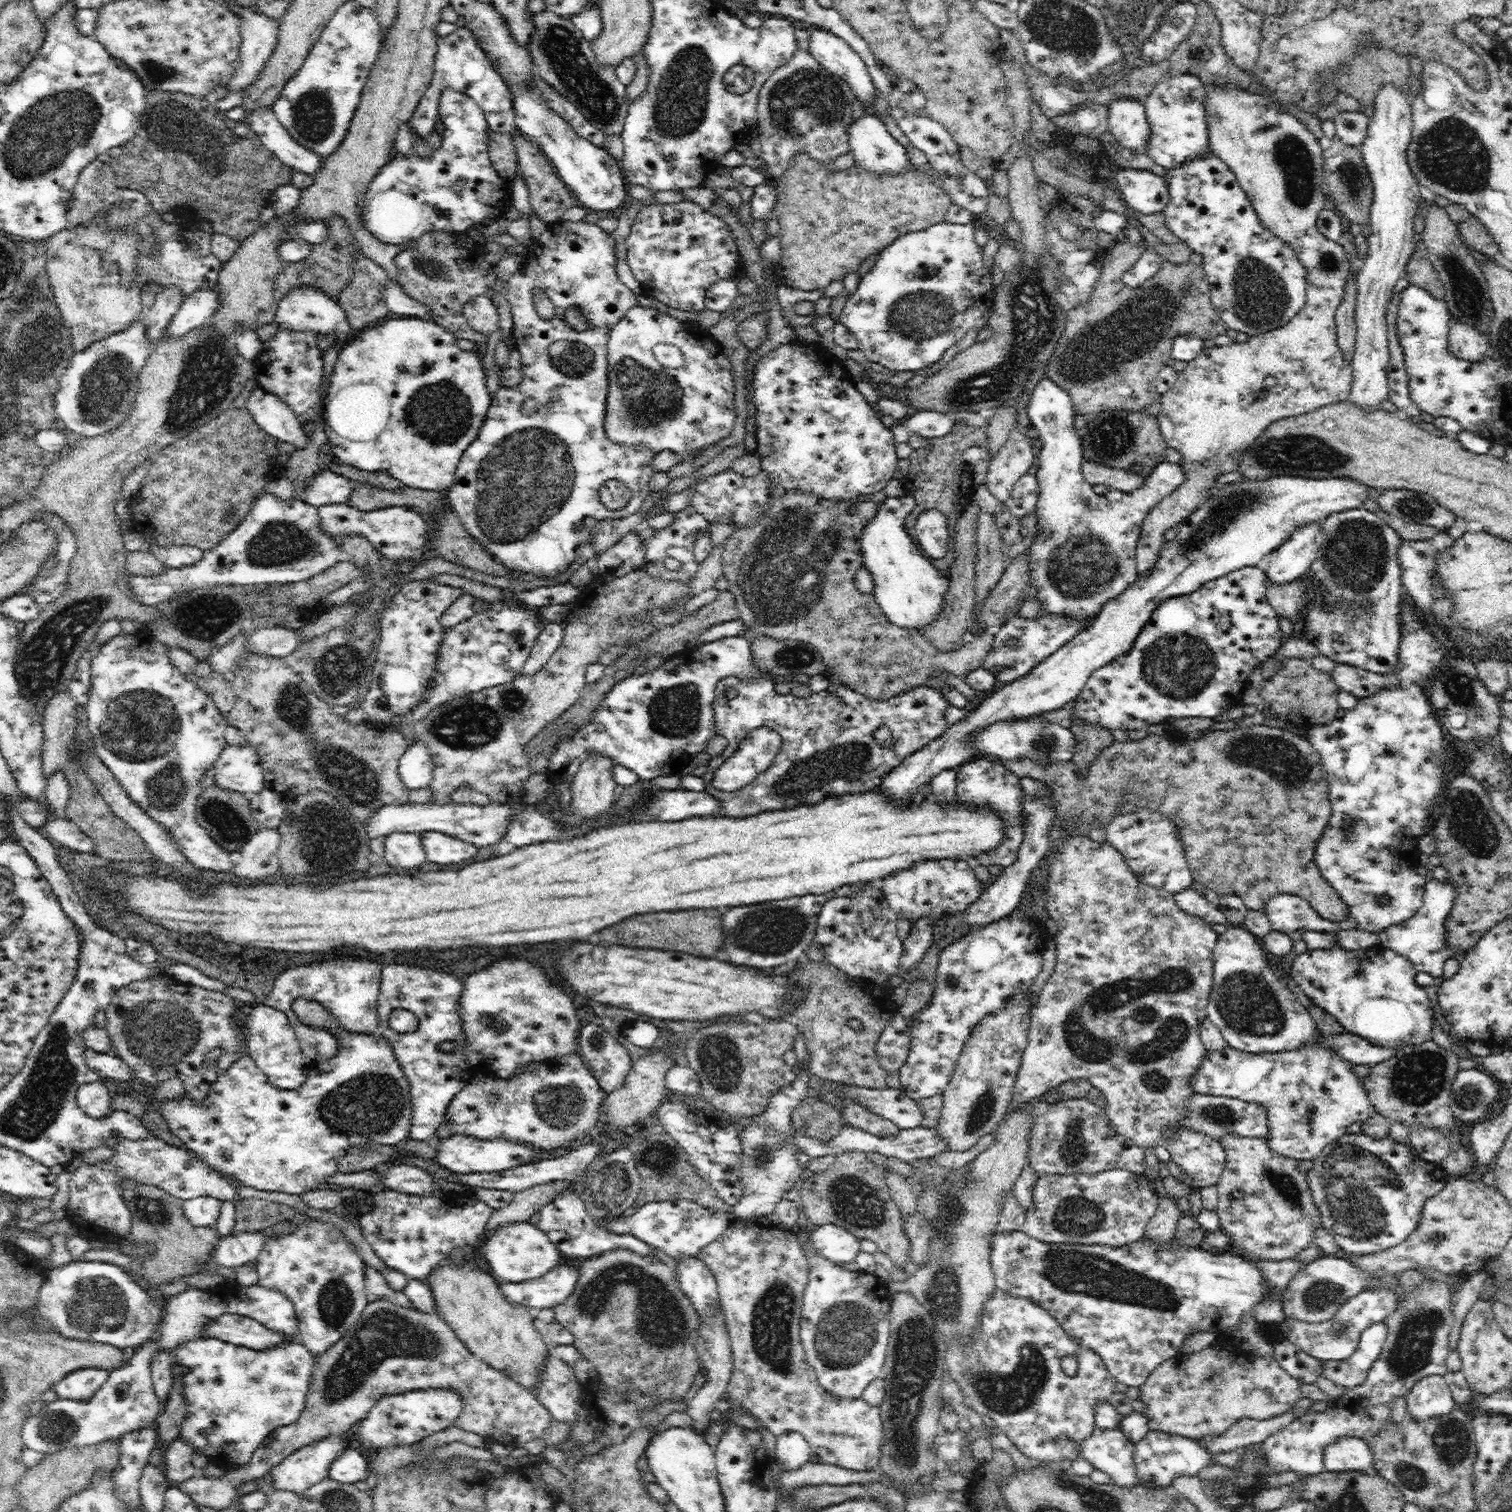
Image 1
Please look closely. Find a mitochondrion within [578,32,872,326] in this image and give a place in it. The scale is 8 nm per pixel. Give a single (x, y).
(681, 99)

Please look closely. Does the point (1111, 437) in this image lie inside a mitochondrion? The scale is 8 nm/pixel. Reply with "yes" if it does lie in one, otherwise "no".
yes

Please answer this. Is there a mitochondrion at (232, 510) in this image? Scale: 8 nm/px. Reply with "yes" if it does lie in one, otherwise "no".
yes

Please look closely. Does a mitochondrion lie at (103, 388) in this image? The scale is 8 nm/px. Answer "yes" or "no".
yes

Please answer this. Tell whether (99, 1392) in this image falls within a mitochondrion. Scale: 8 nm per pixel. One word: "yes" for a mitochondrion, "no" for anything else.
no

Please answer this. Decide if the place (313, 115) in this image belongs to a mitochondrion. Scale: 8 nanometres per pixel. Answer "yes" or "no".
yes

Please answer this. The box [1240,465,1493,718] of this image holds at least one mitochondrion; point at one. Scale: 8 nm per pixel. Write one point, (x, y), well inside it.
(1357, 556)

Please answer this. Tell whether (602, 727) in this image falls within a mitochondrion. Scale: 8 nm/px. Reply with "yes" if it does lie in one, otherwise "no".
no

